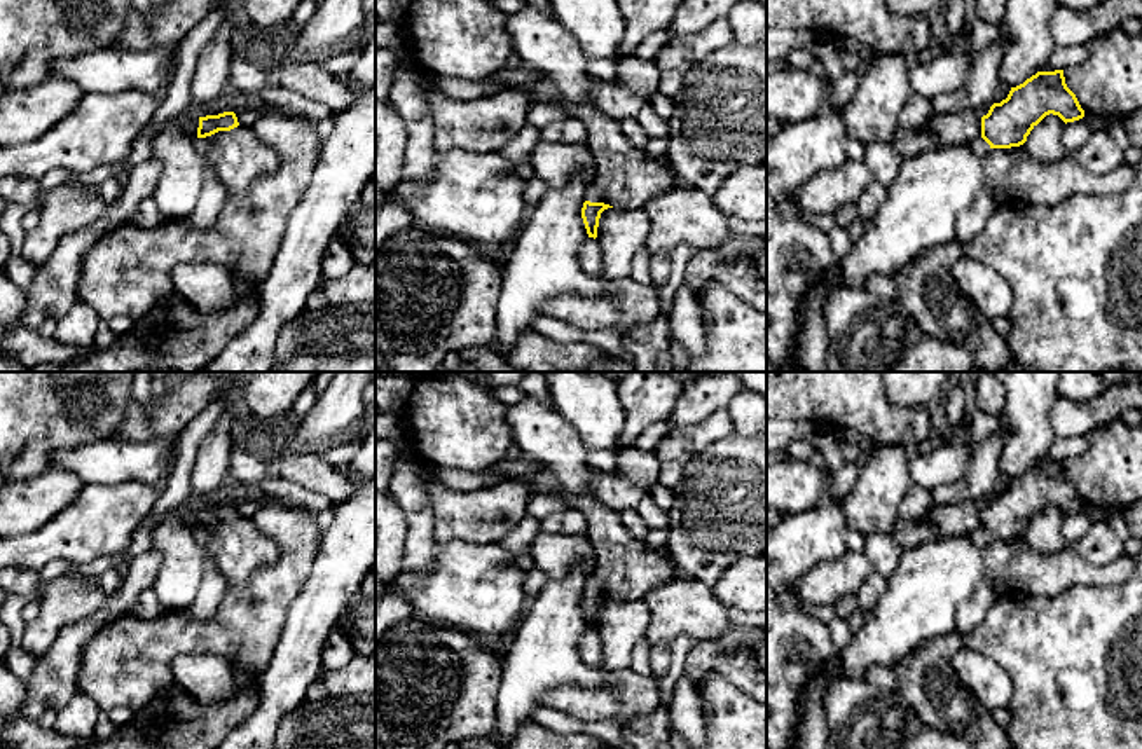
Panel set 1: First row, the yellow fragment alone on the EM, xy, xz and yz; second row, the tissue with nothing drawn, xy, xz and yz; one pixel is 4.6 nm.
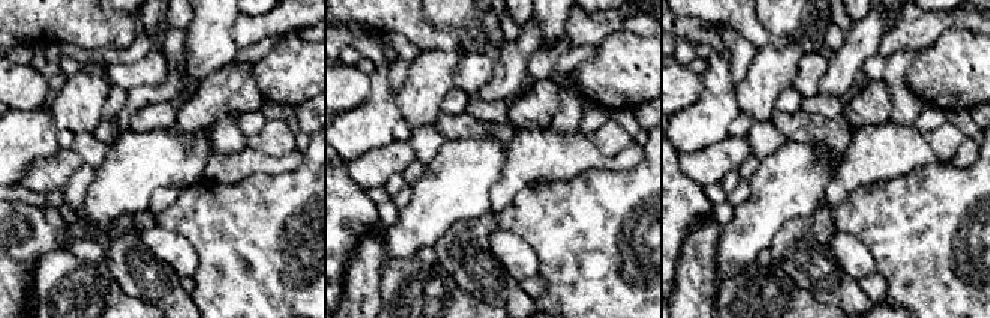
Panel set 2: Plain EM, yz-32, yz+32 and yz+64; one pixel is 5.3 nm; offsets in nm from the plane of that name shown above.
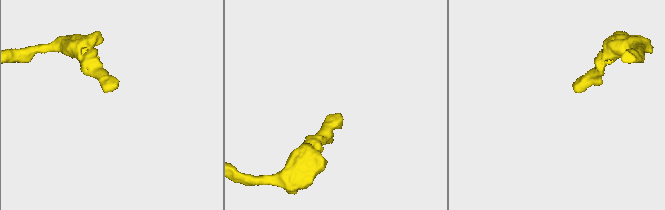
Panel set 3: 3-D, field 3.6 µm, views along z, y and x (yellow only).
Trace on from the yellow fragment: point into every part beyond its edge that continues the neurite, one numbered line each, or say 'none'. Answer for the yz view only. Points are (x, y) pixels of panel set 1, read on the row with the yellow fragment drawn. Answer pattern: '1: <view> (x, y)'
1: yz (980, 147)

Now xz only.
1: xz (626, 177)

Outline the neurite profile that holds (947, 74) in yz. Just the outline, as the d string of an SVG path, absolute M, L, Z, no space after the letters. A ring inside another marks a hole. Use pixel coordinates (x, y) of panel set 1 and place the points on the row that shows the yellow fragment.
M950 51L931 63L917 65L910 73L910 84L913 93L931 101L962 87L967 79L967 70L969 54Z

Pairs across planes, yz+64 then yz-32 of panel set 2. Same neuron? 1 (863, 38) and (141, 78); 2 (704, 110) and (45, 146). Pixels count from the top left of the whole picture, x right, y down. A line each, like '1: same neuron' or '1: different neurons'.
1: different neurons
2: same neuron

